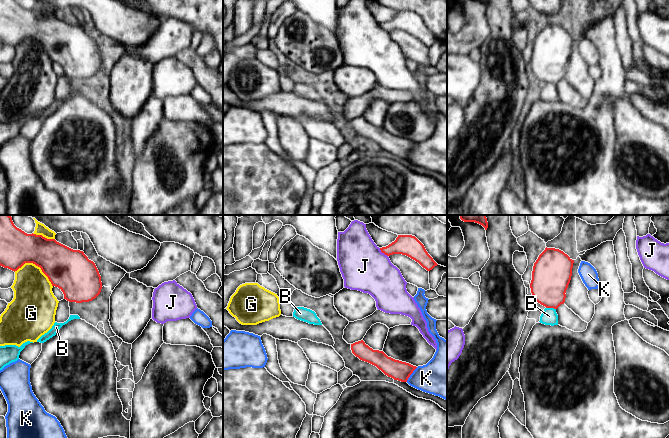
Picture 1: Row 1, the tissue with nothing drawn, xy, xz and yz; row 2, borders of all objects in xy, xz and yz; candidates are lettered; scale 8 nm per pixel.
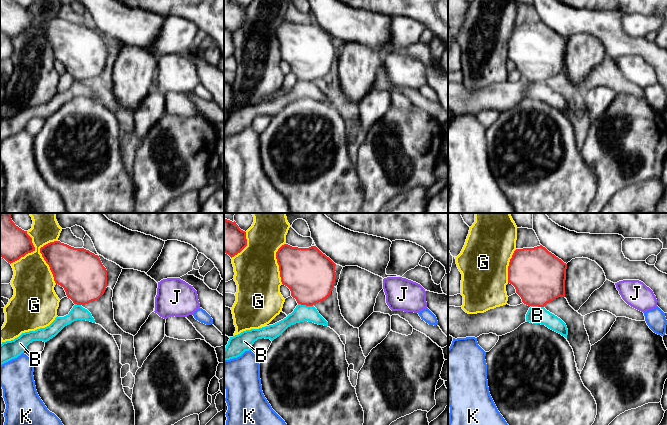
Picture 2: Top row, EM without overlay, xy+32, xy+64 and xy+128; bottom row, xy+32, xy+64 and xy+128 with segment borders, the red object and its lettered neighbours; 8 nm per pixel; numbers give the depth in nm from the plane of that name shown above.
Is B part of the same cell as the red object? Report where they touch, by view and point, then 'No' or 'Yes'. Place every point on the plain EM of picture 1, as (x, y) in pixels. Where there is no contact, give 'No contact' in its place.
Touches red at yz (551, 83). No

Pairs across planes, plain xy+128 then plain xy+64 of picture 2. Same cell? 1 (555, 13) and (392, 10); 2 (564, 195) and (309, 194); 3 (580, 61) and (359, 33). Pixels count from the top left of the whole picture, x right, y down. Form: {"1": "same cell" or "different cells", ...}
{"1": "different cells", "2": "same cell", "3": "different cells"}

